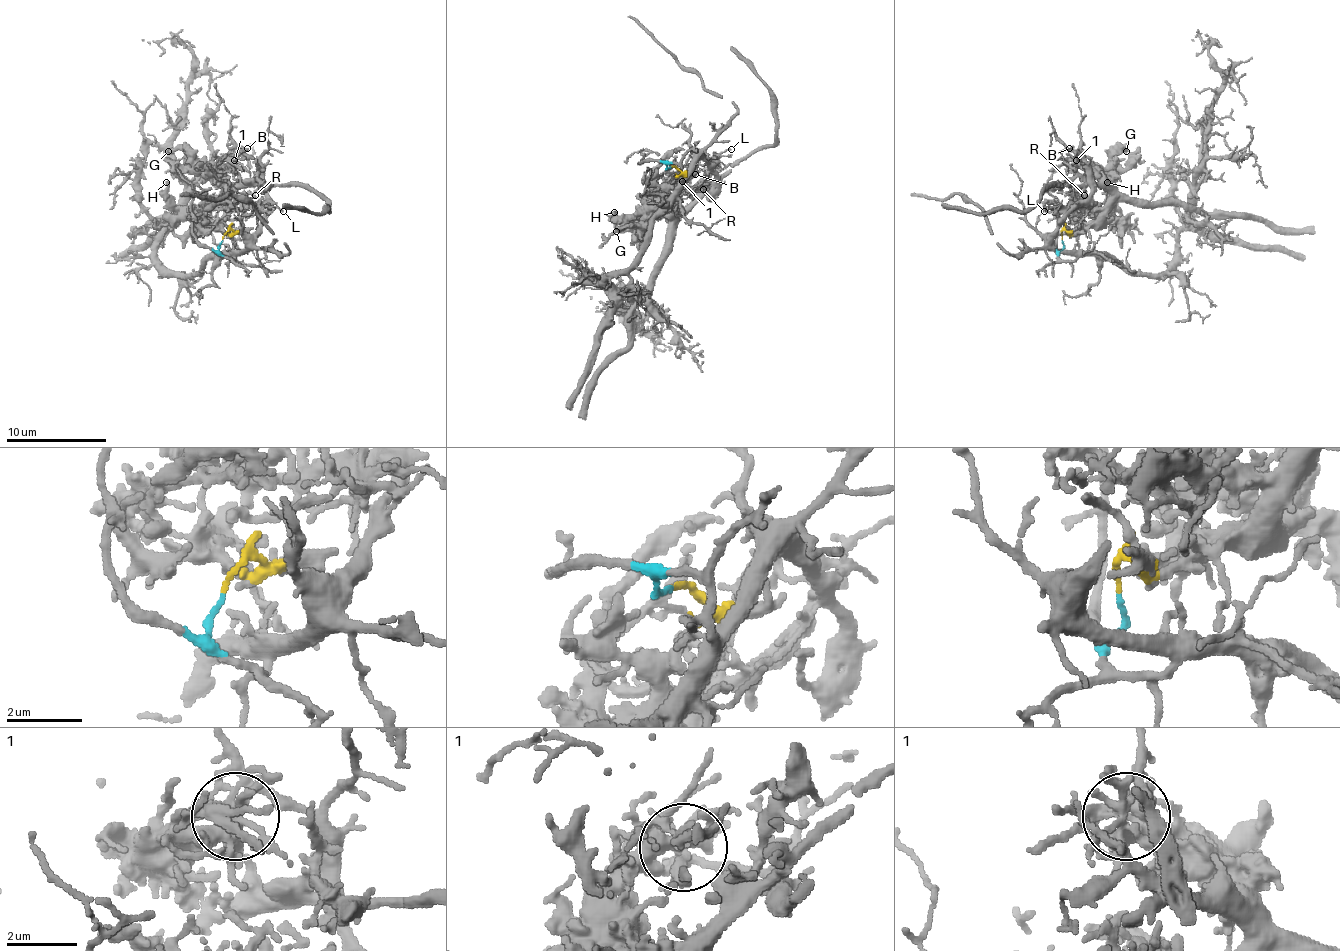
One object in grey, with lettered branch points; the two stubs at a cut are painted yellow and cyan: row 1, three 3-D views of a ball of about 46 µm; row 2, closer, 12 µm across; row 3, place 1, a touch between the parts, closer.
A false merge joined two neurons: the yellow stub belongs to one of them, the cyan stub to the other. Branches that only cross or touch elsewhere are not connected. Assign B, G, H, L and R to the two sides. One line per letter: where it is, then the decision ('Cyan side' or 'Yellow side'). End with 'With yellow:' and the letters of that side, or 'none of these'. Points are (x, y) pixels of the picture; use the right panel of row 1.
B: Place: (1069, 148). Yellow side
G: Place: (1126, 151). Yellow side
H: Place: (1107, 182). Yellow side
L: Place: (1044, 211). Yellow side
R: Place: (1084, 195). Yellow side
With yellow: B, G, H, L, R

